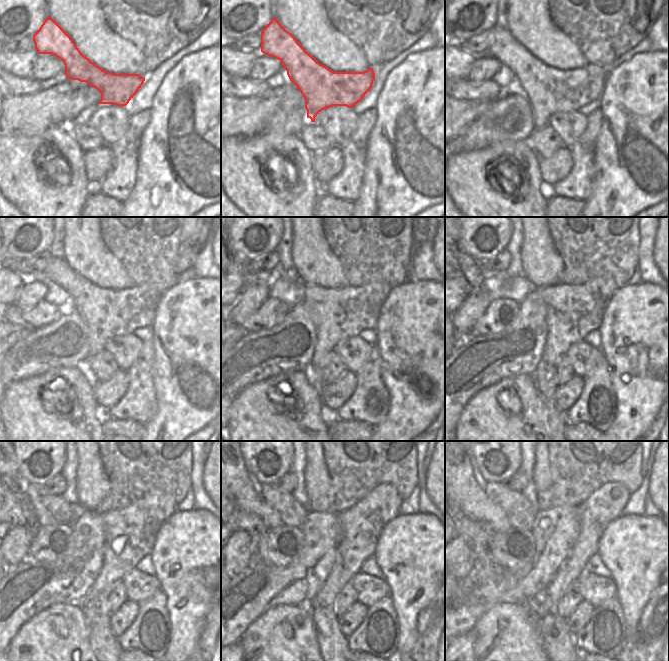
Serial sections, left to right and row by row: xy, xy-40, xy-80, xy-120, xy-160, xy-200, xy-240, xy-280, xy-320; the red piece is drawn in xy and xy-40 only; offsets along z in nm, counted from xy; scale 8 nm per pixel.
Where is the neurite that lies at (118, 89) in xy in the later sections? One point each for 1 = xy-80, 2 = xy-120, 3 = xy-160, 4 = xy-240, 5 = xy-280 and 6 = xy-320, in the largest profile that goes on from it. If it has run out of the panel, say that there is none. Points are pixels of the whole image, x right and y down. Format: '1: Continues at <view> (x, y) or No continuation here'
1: Continues at xy-80 (549, 90)
2: Continues at xy-120 (106, 313)
3: Continues at xy-160 (338, 313)
4: Continues at xy-240 (130, 533)
5: Continues at xy-280 (361, 524)
6: Continues at xy-320 (606, 504).

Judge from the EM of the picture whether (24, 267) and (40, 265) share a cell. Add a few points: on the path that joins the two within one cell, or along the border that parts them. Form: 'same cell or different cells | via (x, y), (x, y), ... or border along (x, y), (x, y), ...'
same cell | via (28, 267), (36, 265)

